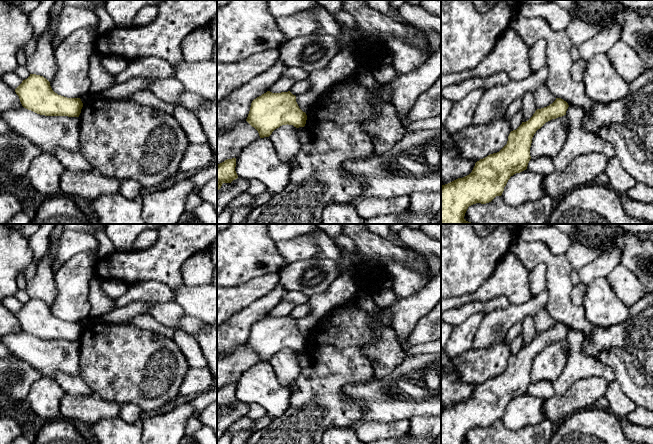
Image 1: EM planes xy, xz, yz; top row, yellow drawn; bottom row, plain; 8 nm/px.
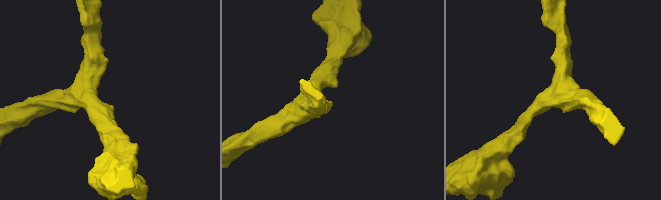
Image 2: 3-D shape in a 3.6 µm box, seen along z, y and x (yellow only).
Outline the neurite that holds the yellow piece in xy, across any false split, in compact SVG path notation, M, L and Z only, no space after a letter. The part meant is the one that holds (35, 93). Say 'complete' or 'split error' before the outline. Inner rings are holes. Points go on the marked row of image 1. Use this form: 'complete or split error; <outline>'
complete; M30 74L15 89L22 106L45 116L79 117L83 103L80 98L67 98L55 93L43 76Z

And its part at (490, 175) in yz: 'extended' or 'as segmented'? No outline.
as segmented

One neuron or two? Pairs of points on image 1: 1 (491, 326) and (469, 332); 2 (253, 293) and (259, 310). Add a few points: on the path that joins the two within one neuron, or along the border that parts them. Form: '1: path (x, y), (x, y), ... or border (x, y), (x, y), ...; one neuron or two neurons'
1: border (486, 314), (471, 348); two neurons
2: border (275, 286), (236, 313); two neurons

